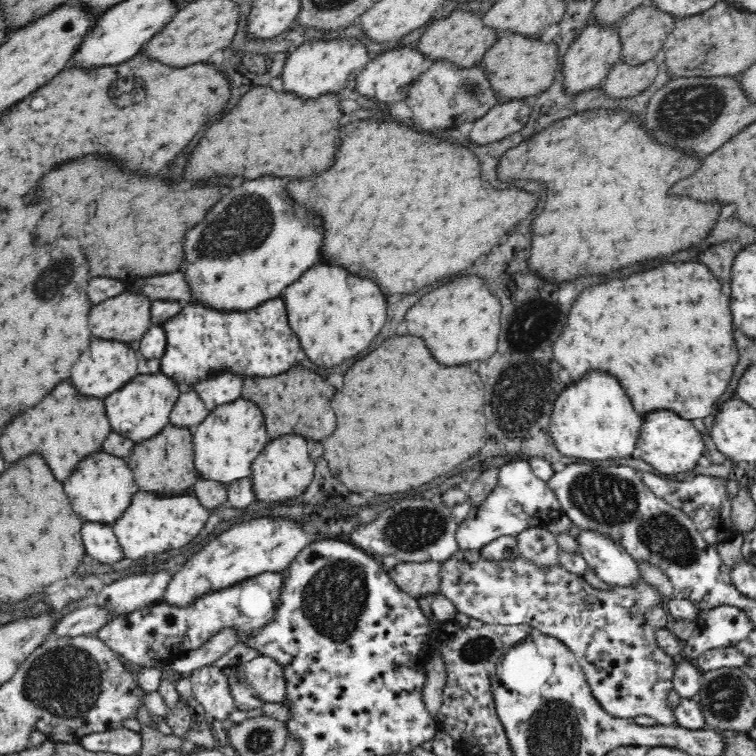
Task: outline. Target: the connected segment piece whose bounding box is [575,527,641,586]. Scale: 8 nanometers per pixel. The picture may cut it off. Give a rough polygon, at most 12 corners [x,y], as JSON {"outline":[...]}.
{"outline":[[581,528],[578,552],[607,585],[636,584],[634,557],[607,534]]}

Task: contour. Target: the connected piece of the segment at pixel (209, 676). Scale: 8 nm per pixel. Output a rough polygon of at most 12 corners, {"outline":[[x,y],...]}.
{"outline":[[224,669],[192,670],[192,692],[210,719],[226,720],[235,700]]}

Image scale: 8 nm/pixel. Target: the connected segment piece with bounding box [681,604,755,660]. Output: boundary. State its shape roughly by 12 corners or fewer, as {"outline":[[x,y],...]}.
{"outline":[[729,604],[701,611],[681,653],[735,647],[755,629]]}

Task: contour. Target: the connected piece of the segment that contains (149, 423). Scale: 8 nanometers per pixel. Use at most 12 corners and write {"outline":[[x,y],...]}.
{"outline":[[140,374],[106,397],[112,430],[134,443],[156,436],[178,382]]}

